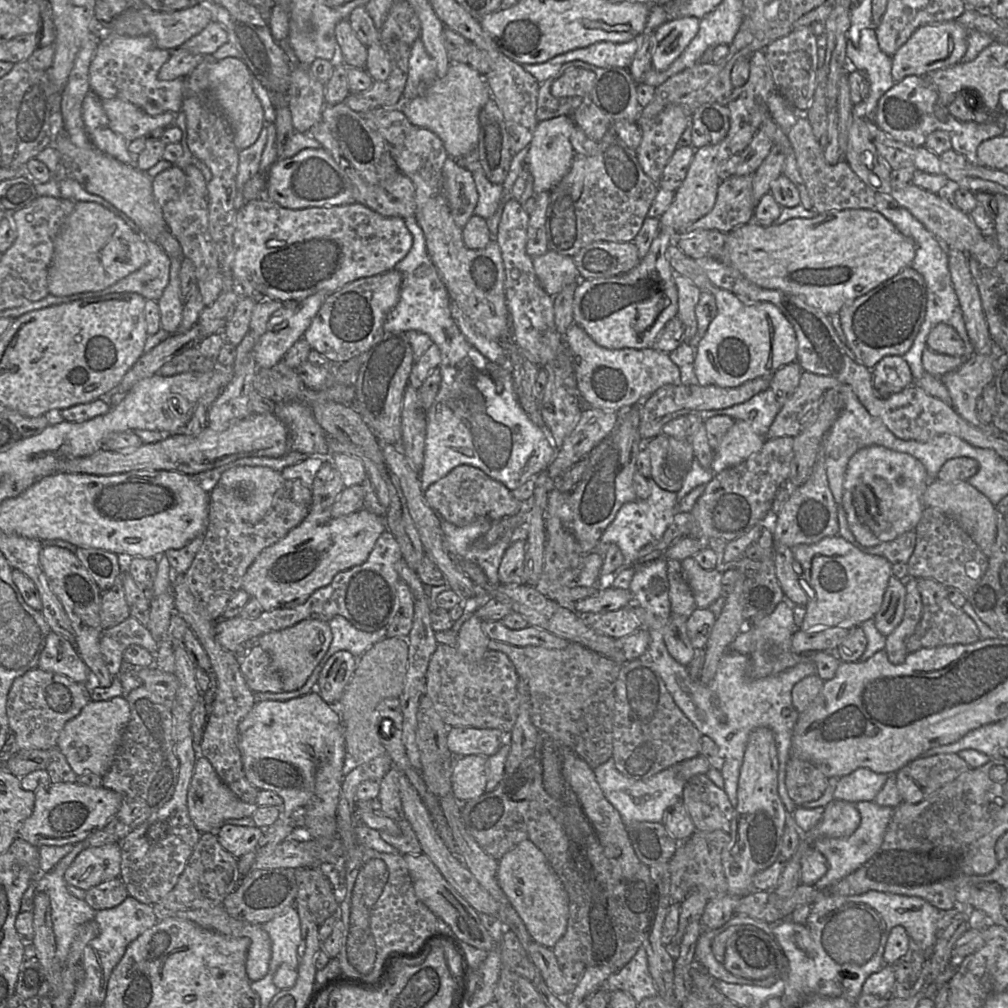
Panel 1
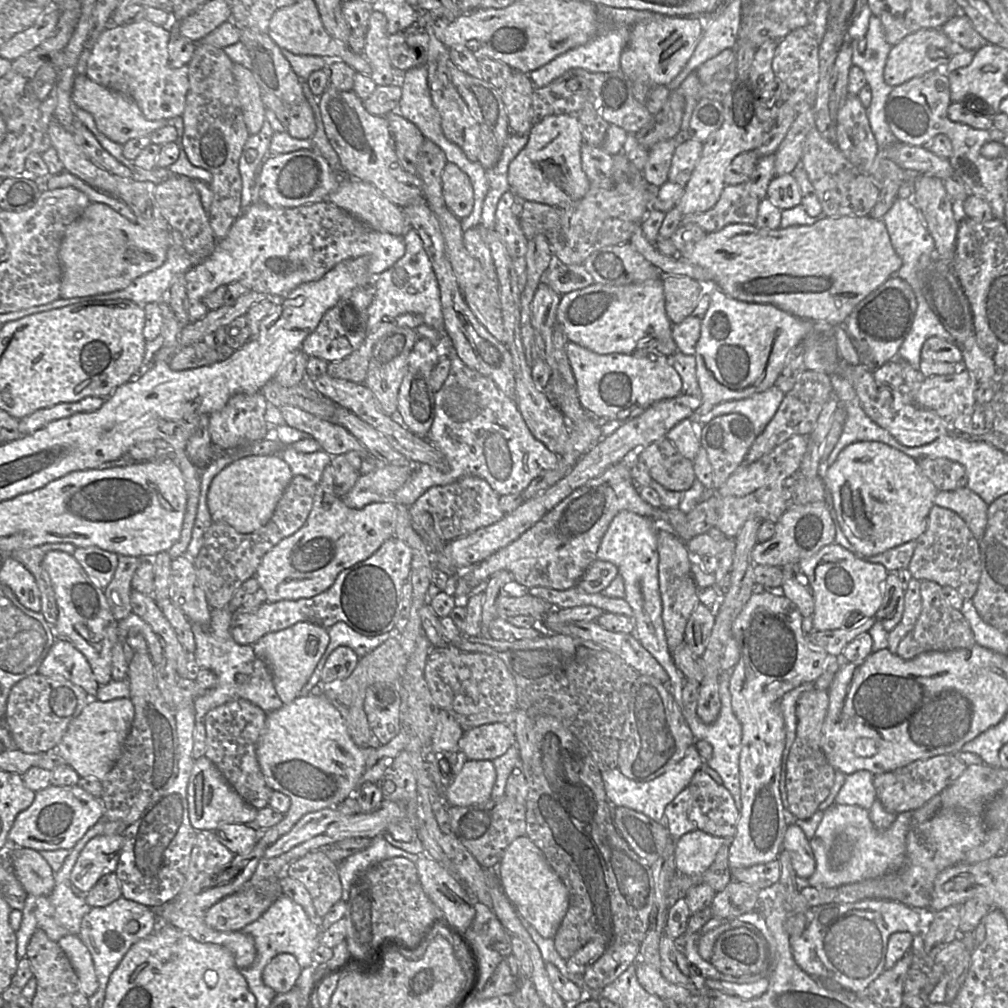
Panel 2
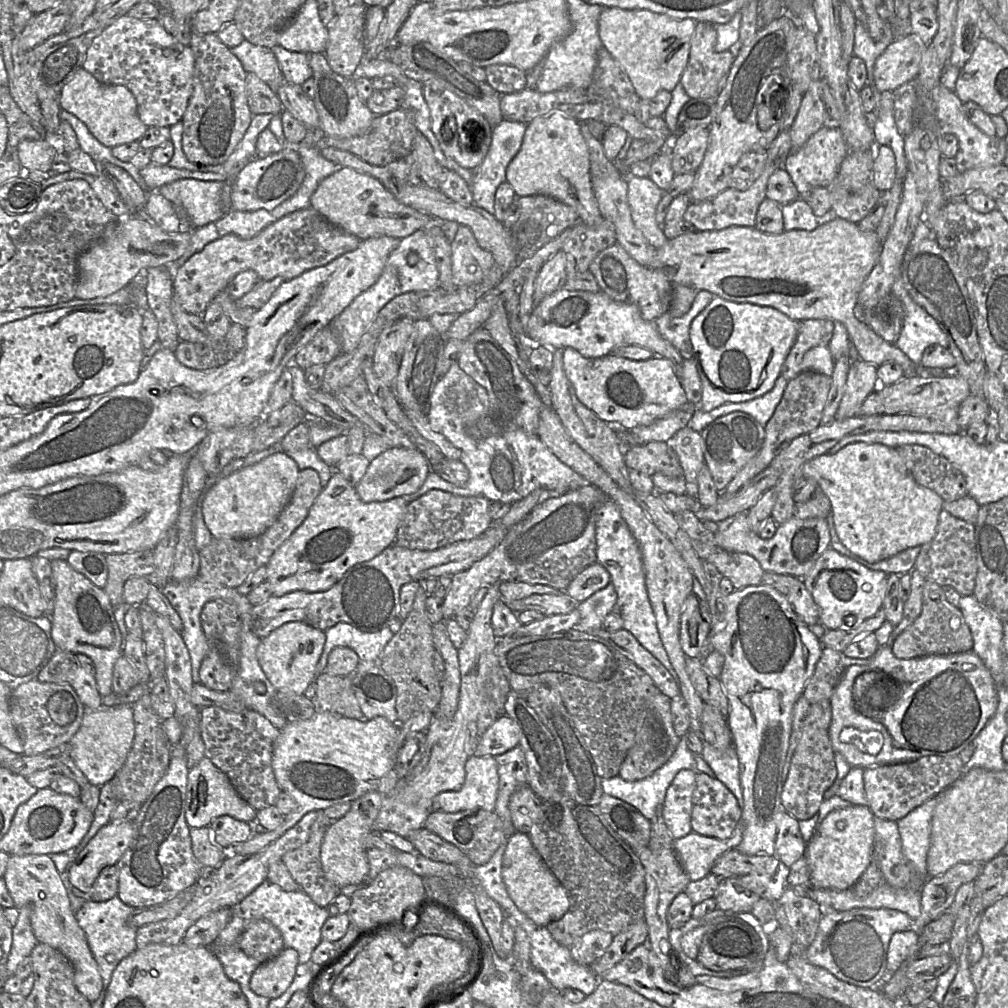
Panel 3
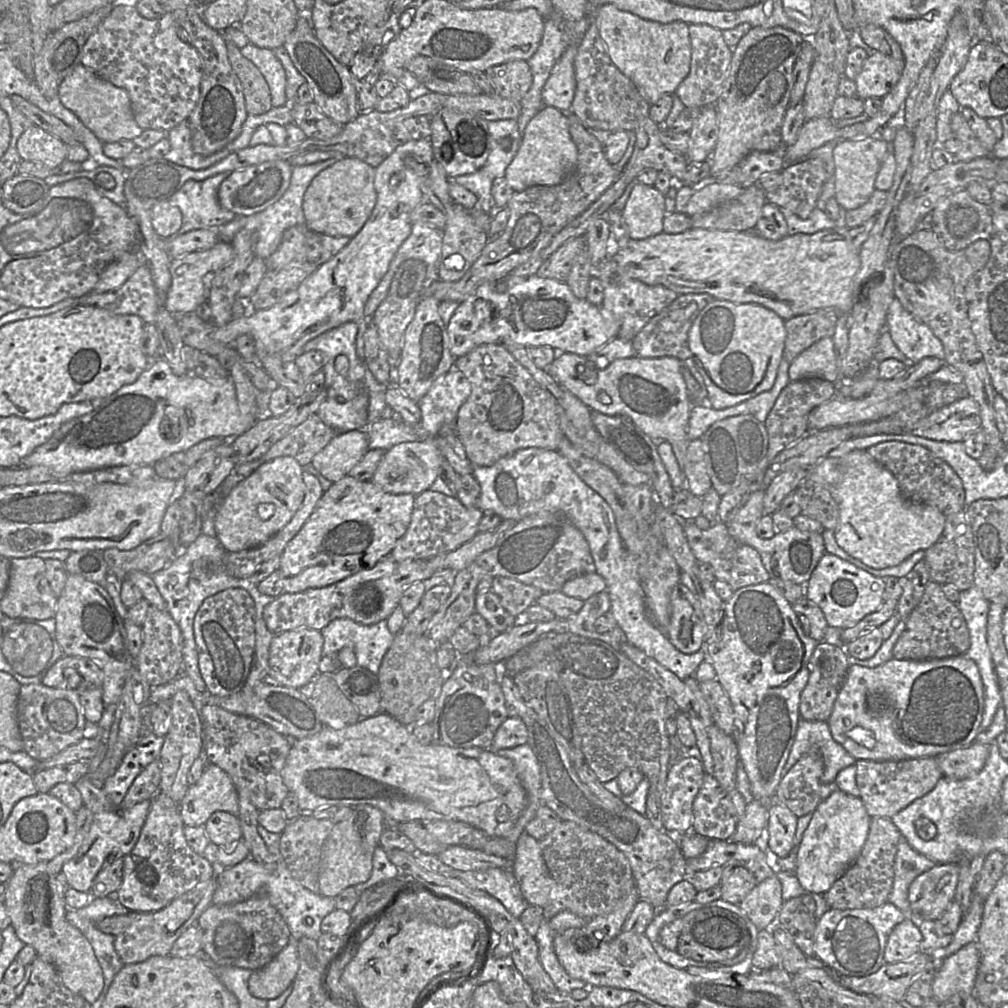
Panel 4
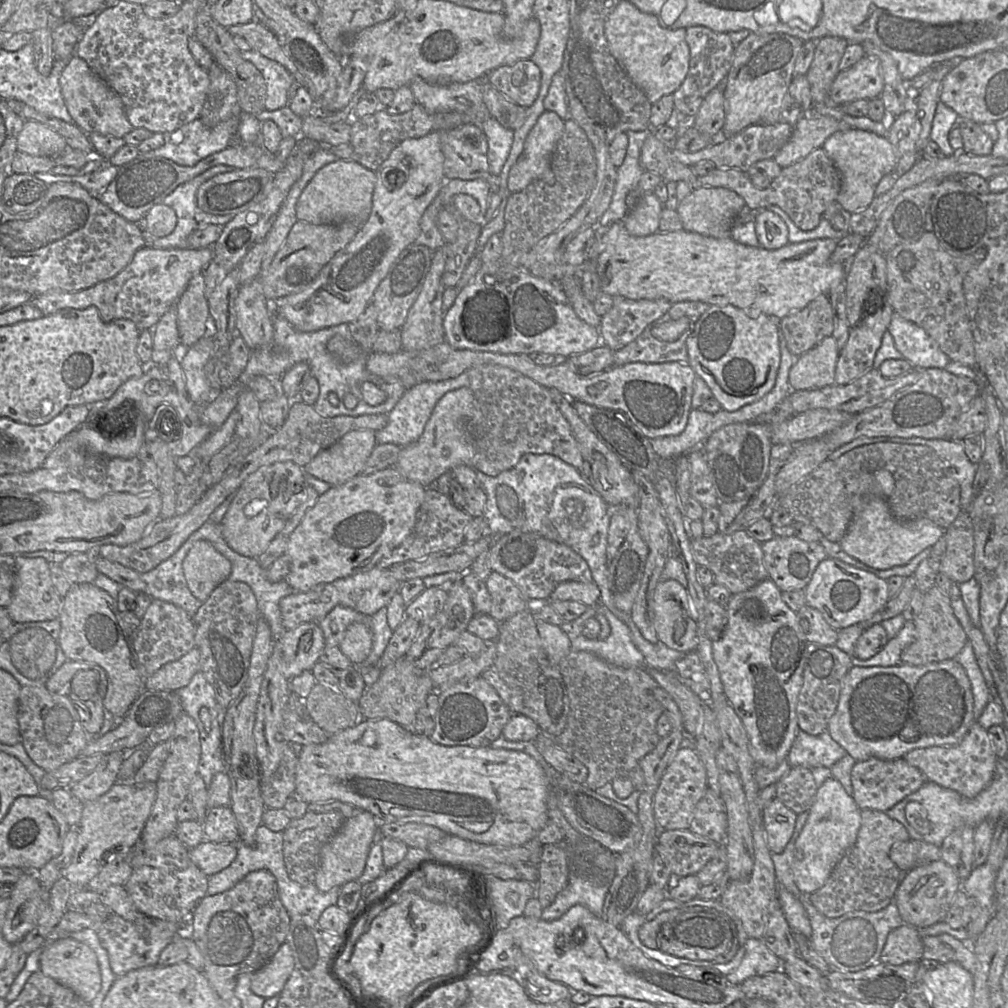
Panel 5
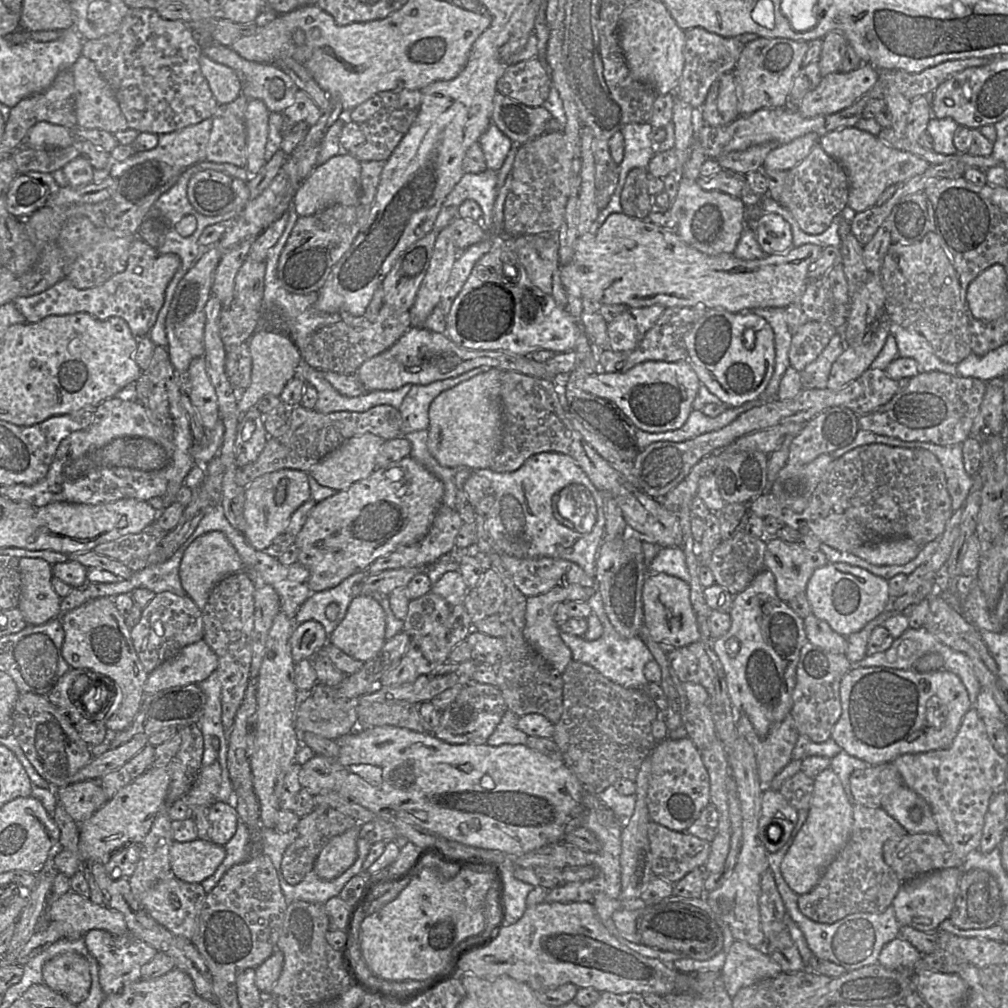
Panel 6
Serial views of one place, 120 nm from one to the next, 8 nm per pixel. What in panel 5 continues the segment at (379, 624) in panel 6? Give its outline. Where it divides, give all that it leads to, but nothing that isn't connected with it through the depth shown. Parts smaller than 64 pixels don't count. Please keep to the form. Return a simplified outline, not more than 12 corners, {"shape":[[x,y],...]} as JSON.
{"shape":[[363,623],[349,625],[339,648],[353,665],[372,649],[372,632]]}

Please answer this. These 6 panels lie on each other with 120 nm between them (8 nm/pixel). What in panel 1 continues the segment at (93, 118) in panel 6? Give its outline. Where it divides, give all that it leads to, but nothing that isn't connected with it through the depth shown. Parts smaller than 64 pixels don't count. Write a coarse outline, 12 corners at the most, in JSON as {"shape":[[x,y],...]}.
{"shape":[[118,98],[101,99],[109,128],[128,142],[175,120]]}

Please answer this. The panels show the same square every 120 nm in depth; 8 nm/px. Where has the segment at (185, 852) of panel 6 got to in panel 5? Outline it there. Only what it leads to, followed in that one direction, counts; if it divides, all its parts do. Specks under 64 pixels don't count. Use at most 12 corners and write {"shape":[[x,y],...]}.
{"shape":[[204,840],[190,848],[191,860],[212,876],[237,856],[236,843]]}

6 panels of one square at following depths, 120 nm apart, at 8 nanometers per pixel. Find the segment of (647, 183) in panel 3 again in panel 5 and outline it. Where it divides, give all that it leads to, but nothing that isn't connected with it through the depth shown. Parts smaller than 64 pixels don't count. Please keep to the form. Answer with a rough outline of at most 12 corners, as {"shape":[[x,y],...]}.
{"shape":[[654,192],[644,193],[622,220],[633,236],[659,230],[664,207]]}

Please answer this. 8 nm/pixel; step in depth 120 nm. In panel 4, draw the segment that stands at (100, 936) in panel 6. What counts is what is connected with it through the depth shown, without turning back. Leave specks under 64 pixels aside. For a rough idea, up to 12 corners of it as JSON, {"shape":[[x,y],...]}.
{"shape":[[212,877],[158,911],[129,912],[123,965],[169,955],[213,903]]}

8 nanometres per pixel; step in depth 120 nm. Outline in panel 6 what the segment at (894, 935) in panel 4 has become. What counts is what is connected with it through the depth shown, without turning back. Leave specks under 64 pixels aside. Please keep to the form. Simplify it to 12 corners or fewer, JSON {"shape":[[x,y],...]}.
{"shape":[[900,936],[883,946],[878,964],[908,972],[921,953]]}

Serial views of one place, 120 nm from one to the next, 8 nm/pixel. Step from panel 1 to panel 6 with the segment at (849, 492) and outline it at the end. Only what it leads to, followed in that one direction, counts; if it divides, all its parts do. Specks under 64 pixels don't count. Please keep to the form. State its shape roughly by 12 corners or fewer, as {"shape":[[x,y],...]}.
{"shape":[[896,537],[866,543],[851,553],[870,564],[904,565],[921,548]]}

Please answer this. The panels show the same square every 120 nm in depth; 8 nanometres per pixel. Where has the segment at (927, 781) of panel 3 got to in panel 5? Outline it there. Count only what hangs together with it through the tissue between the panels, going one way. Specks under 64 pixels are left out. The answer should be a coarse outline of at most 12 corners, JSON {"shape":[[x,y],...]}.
{"shape":[[905,759],[856,761],[853,798],[885,812],[927,780]]}

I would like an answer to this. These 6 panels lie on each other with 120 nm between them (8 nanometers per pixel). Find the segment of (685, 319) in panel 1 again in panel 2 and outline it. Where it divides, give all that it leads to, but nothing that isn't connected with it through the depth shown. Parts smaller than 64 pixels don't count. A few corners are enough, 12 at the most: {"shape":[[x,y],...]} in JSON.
{"shape":[[662,273],[665,311],[682,322],[697,307],[703,283]]}

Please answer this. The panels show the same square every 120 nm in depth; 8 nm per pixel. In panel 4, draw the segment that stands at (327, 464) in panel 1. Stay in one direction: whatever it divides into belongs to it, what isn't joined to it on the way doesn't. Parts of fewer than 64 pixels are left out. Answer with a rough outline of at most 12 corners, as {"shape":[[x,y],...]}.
{"shape":[[348,475],[280,555],[283,593],[389,556],[415,497]]}

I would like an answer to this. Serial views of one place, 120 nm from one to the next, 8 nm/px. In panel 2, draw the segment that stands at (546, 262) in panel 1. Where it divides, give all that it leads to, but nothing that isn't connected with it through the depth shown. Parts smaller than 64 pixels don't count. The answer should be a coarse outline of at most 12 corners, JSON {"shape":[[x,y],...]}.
{"shape":[[552,259],[541,282],[562,296],[592,285],[583,264]]}

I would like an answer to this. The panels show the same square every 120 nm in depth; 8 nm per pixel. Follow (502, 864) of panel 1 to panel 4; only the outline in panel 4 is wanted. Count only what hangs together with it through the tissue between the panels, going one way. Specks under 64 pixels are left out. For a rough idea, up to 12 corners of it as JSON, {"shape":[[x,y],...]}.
{"shape":[[519,836],[512,873],[528,905],[545,907],[553,879],[539,841]]}

